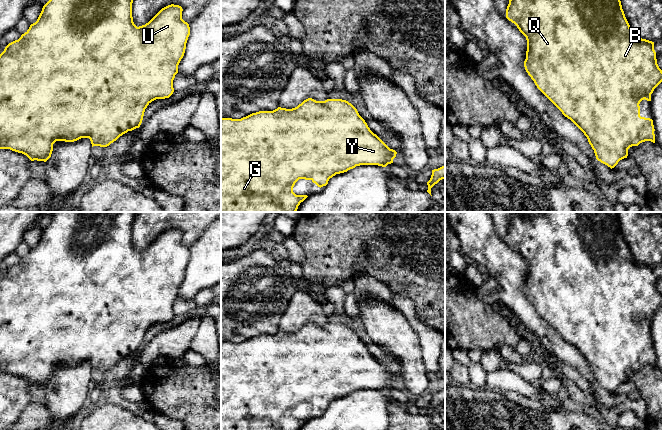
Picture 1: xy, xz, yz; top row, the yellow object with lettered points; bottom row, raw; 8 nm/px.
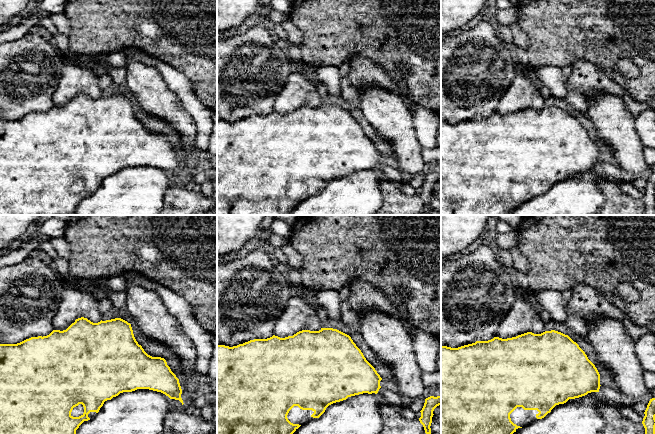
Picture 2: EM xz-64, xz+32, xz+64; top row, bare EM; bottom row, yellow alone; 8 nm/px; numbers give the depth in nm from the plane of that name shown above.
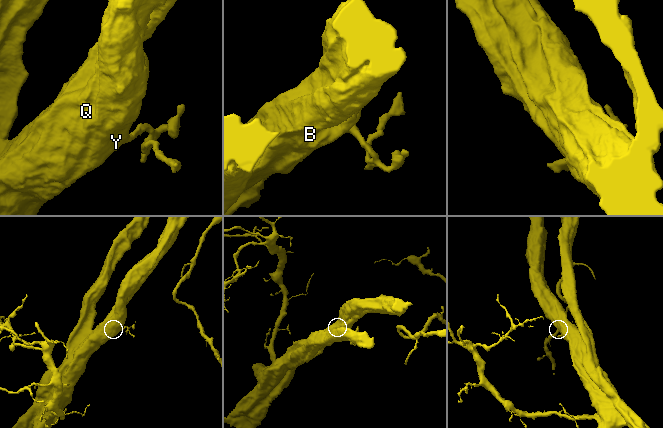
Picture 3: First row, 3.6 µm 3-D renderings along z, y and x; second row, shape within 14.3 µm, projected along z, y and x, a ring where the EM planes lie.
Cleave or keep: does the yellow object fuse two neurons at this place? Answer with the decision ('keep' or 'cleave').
keep

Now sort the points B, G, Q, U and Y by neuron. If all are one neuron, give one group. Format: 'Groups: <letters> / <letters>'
Groups: B G Q U Y

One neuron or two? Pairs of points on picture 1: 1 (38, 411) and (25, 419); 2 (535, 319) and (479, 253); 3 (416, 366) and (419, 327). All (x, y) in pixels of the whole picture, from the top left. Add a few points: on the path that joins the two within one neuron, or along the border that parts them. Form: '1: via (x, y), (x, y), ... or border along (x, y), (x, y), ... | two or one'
1: via (35, 414), (28, 419) | one
2: via (518, 302), (510, 291), (510, 282), (496, 268) | one
3: border along (405, 318), (416, 333), (423, 361) | two

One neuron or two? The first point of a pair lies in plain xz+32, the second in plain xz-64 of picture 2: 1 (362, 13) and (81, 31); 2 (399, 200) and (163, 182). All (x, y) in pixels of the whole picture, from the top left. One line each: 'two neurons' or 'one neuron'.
1: one neuron
2: two neurons

